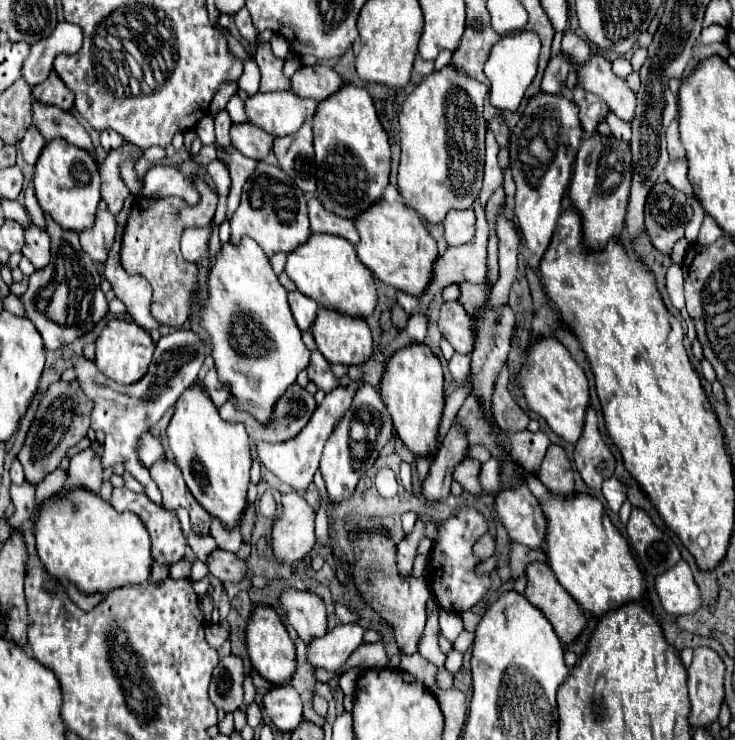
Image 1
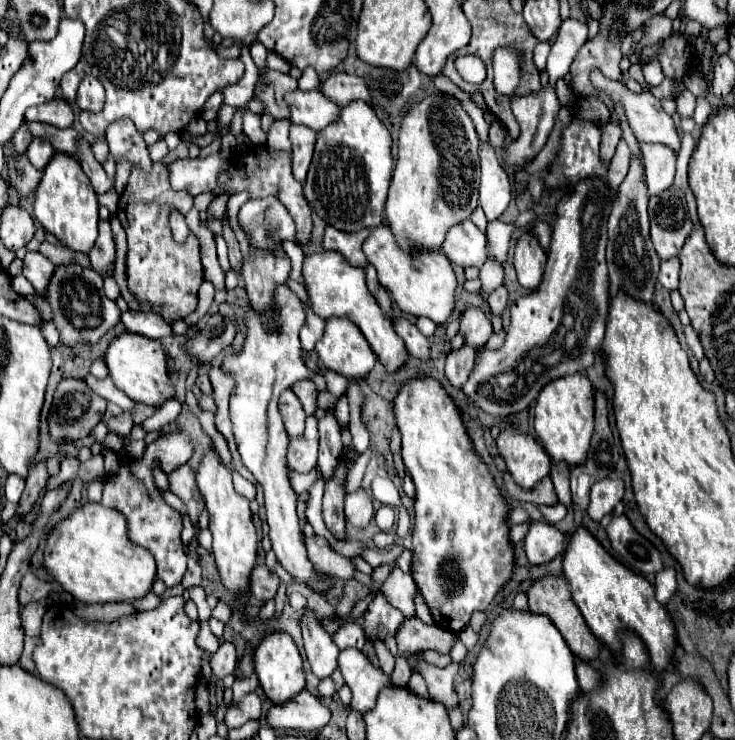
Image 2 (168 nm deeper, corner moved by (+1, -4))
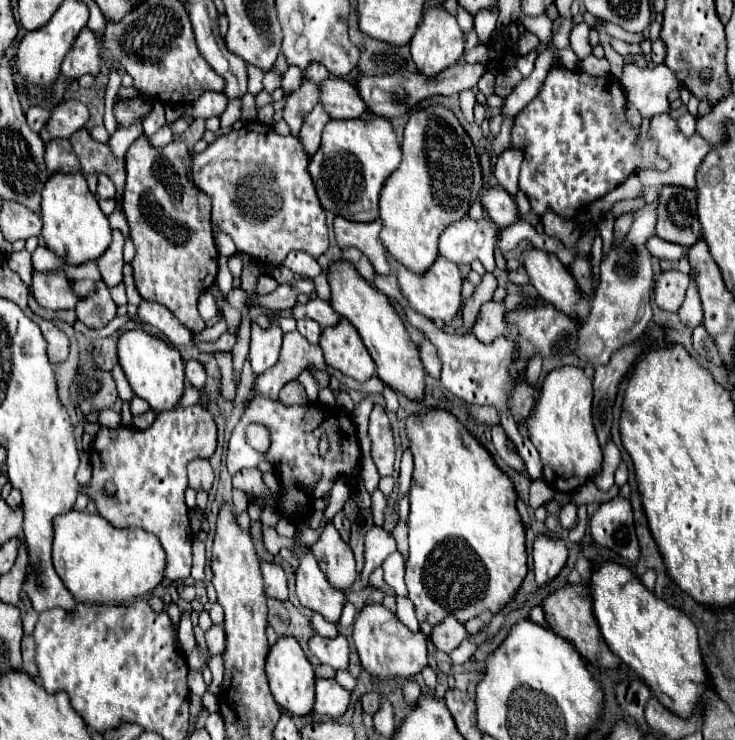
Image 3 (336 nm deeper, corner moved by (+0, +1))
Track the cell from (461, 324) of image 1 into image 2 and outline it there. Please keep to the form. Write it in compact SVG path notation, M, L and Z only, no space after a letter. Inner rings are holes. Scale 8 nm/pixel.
M468 308L460 318L460 332L464 334L464 342L474 346L484 346L492 336L492 324L480 308Z

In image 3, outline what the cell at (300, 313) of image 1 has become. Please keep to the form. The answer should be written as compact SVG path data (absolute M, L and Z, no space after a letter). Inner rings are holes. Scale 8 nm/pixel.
M297 321L297 329L311 345L319 345L321 325L317 321Z

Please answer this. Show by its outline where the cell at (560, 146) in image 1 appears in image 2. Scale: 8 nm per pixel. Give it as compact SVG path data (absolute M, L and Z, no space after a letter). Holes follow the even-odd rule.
M524 232L522 238L516 242L514 268L524 288L532 292L538 290L544 276L544 268L546 268L546 250L542 250L538 240L528 232Z

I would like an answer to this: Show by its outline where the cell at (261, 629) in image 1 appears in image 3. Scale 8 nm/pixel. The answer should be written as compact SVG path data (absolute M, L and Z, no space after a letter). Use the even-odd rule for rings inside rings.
M279 637L277 643L269 647L265 671L267 671L271 693L283 709L287 709L293 715L311 713L311 705L315 697L315 673L295 637Z

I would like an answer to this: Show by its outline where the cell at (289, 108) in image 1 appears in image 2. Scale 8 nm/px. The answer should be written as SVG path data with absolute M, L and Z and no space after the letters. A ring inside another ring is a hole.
M296 90L292 94L286 94L286 102L290 106L290 120L294 124L304 124L316 132L334 124L340 114L340 106L326 98L320 90Z

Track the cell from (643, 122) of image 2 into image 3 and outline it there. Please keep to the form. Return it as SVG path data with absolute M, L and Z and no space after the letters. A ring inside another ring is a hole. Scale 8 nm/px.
M669 113L655 115L655 117L651 119L649 133L651 133L651 137L653 137L653 141L657 143L657 155L669 163L669 169L667 169L667 171L659 171L659 169L655 169L655 167L649 167L649 169L645 169L645 171L639 173L641 183L643 183L643 185L649 185L649 187L681 185L681 187L693 189L693 187L695 187L695 171L697 171L697 167L701 165L705 153L711 151L711 145L705 143L699 135L693 135L691 139L685 139L685 137L681 135L681 129L679 129L677 121L671 119Z

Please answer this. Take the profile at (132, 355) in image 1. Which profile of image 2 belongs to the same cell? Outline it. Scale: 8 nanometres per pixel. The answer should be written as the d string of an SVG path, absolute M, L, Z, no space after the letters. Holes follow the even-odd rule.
M124 332L110 342L104 358L114 384L124 390L134 402L142 402L146 406L162 406L166 400L174 398L174 382L170 380L166 350L162 348L160 340Z

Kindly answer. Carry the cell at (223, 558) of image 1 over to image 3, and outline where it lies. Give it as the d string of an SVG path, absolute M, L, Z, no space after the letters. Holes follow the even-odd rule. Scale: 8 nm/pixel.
M263 561L261 563L261 573L263 573L263 579L265 579L267 597L287 599L287 579L285 579L283 569L277 563Z

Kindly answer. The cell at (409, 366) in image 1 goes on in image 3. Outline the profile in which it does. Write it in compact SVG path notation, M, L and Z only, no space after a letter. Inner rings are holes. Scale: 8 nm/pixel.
M427 409L425 413L411 415L407 417L407 437L409 437L409 449L413 455L413 479L411 479L411 489L409 489L409 499L411 499L411 511L409 511L409 557L407 557L407 573L405 573L405 583L409 591L409 599L413 601L417 609L419 619L427 619L431 625L437 625L443 621L447 615L453 615L457 621L465 623L473 617L477 617L481 611L489 609L497 613L519 589L527 575L527 553L525 553L525 527L523 521L517 513L515 507L515 489L513 481L495 465L493 457L487 453L487 449L459 423L455 415L451 415L445 409Z

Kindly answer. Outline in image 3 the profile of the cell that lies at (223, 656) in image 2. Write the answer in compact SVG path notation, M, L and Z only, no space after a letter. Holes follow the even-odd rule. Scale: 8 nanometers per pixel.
M213 625L213 627L205 633L205 639L207 639L209 651L211 651L213 655L223 657L223 653L225 653L225 631L223 631L223 627Z

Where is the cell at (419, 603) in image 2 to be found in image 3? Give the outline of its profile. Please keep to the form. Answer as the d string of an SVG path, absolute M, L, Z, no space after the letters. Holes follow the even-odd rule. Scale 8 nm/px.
M399 551L391 553L383 563L383 571L385 571L385 583L393 587L397 595L405 595L405 557L403 553Z

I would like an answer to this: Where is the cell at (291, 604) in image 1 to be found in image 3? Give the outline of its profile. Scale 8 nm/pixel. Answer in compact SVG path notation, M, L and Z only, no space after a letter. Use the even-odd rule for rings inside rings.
M315 633L309 639L309 649L319 659L319 663L325 663L325 665L333 667L335 671L347 669L347 665L349 665L349 645L347 645L345 637L325 639Z

